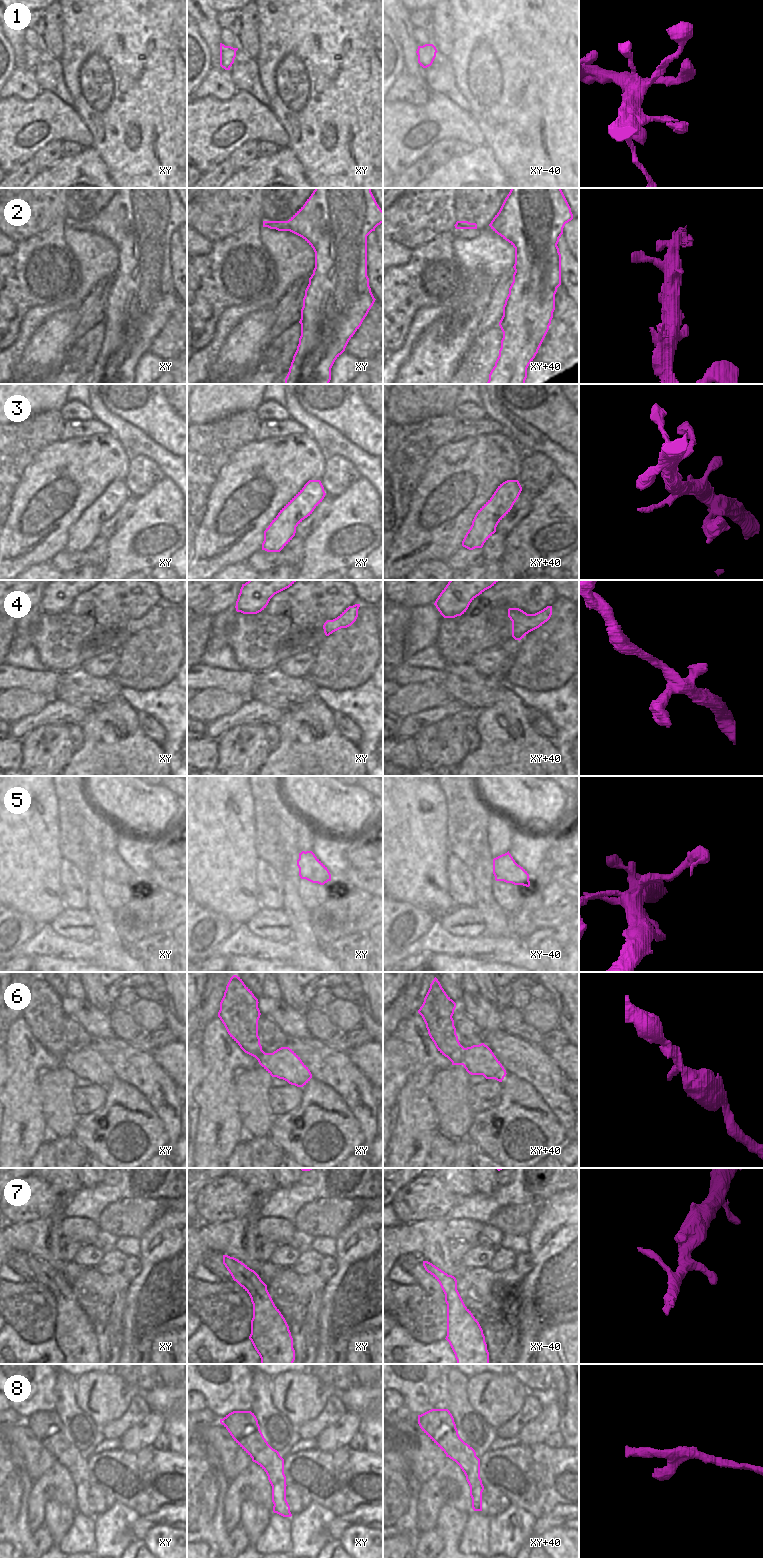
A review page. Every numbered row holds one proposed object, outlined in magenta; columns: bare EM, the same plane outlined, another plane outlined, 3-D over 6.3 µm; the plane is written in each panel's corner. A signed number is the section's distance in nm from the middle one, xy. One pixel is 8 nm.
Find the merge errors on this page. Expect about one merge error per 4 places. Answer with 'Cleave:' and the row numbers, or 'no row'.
Cleave: 5

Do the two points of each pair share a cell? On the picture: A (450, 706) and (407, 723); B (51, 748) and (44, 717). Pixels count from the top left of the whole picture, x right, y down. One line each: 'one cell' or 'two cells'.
A: one cell
B: two cells

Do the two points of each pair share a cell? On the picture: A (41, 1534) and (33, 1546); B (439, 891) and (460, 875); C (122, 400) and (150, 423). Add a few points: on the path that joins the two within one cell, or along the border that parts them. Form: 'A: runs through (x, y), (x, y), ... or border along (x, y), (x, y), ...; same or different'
A: runs through (38, 1537), (34, 1543); same
B: border along (446, 861), (448, 893), (456, 905); different
C: runs through (129, 403), (143, 416); same

